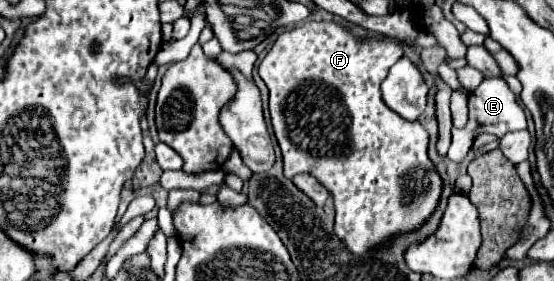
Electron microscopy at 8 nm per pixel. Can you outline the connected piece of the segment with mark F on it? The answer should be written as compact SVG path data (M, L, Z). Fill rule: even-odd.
M302 23L296 25L294 29L286 29L284 33L278 35L276 43L272 45L272 49L266 53L266 57L262 59L258 73L264 79L266 87L270 89L270 117L272 117L272 127L276 133L276 139L282 147L282 155L284 155L284 175L286 177L294 177L296 173L310 173L314 175L334 197L334 205L336 205L336 225L334 225L334 233L336 237L340 237L344 241L344 245L354 253L354 255L364 255L370 249L384 245L386 239L390 235L396 235L400 231L410 231L416 229L424 223L424 219L436 209L440 191L442 191L442 179L438 177L438 173L434 171L432 161L426 155L426 147L428 147L428 133L426 129L418 123L418 121L406 121L402 119L398 113L394 113L392 109L386 107L386 103L380 97L380 83L384 81L384 77L388 75L388 69L402 57L402 47L390 41L360 41L354 35L346 33L340 25L336 23Z

